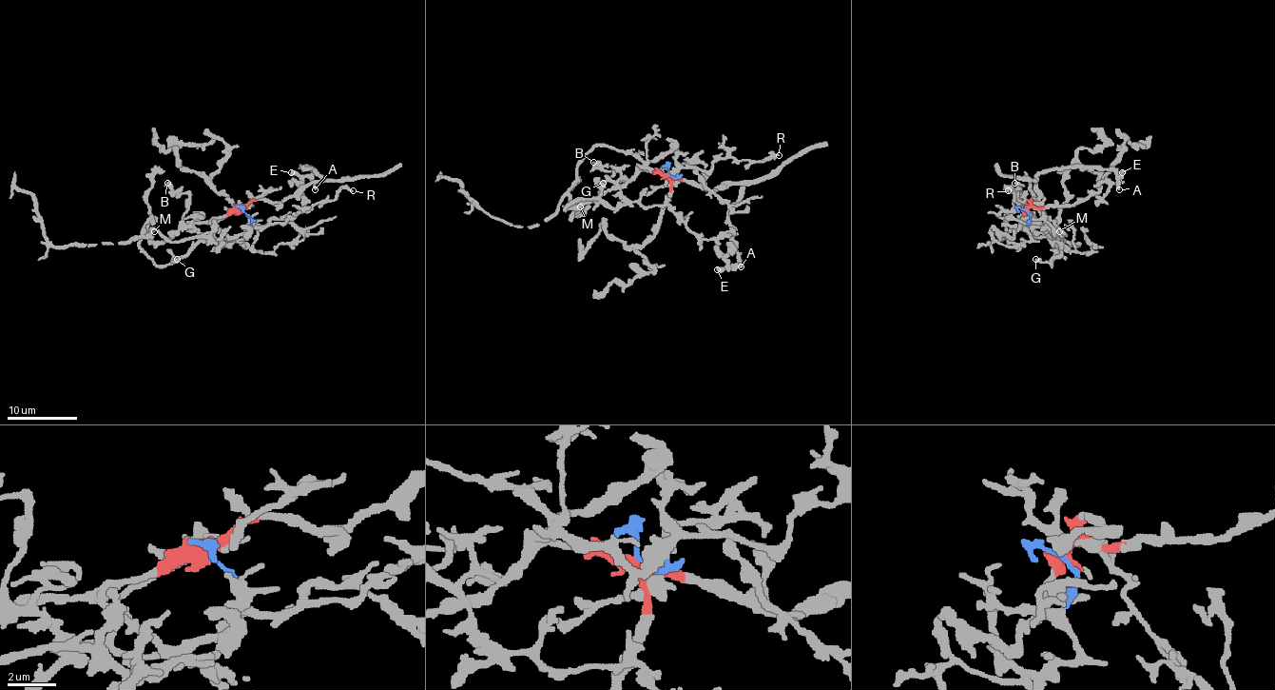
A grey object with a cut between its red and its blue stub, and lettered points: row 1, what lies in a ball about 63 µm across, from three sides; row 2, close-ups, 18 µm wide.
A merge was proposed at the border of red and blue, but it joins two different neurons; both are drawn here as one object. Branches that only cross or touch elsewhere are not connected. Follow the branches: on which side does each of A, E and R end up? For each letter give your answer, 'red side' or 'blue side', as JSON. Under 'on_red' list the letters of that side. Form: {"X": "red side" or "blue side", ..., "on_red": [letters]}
{"A": "red side", "E": "red side", "R": "blue side", "on_red": ["A", "E"]}

